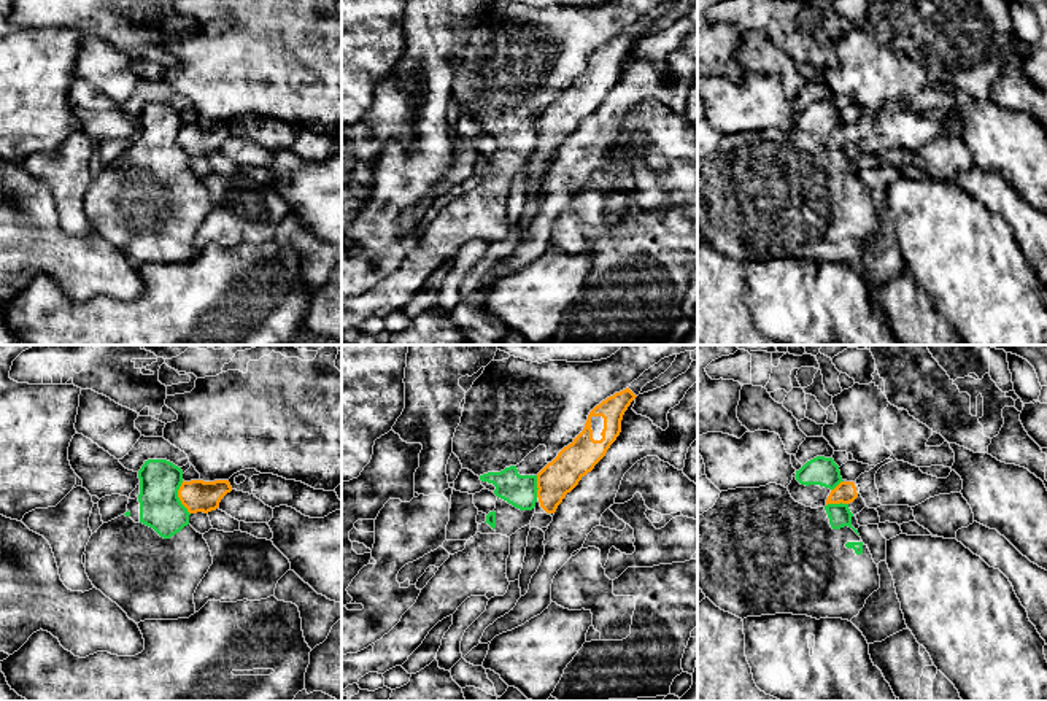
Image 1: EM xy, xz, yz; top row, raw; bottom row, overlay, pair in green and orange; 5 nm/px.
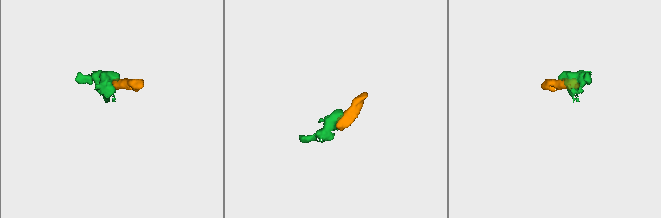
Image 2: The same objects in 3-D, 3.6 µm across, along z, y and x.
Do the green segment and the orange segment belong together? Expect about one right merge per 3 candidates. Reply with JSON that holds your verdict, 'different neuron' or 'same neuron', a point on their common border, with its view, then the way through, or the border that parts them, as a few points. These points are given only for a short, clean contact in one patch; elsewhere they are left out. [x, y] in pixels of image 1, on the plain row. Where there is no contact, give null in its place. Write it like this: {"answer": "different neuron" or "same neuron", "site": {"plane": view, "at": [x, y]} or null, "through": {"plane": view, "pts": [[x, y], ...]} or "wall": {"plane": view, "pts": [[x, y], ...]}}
{"answer": "different neuron", "site": {"plane": "xy", "at": [178, 142]}, "wall": {"plane": "xy", "pts": [[181, 124], [178, 143], [189, 158]]}}

